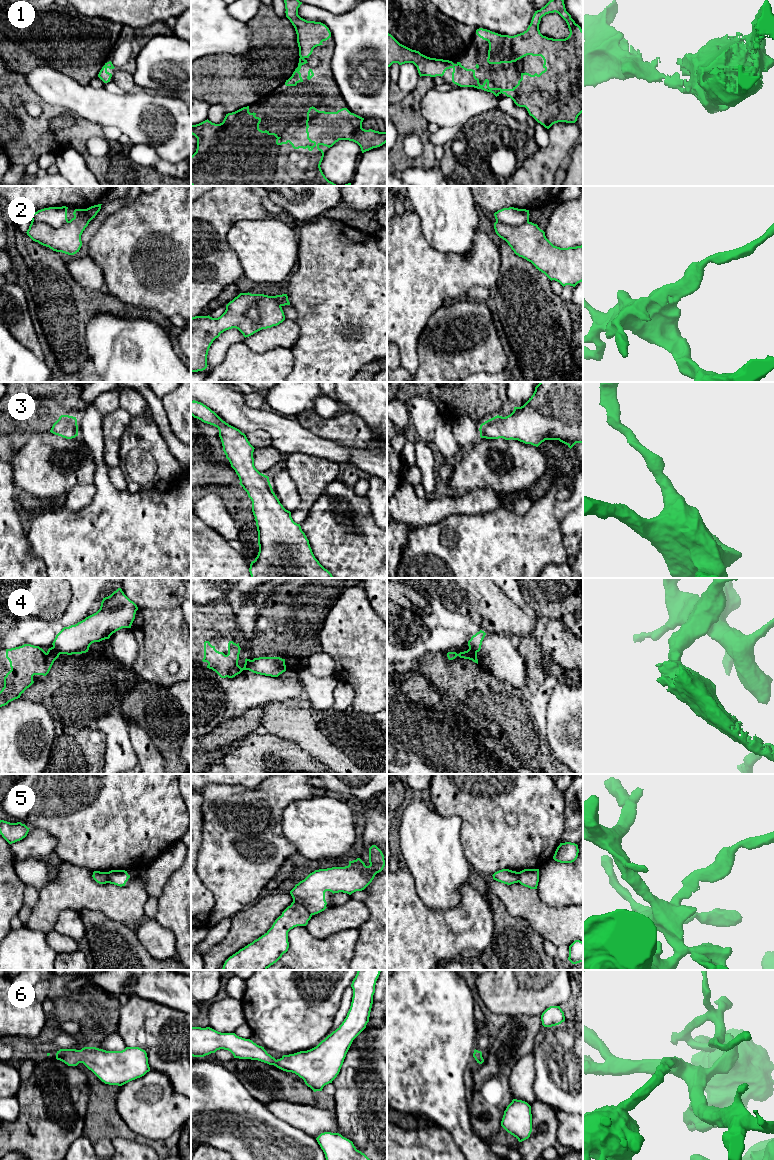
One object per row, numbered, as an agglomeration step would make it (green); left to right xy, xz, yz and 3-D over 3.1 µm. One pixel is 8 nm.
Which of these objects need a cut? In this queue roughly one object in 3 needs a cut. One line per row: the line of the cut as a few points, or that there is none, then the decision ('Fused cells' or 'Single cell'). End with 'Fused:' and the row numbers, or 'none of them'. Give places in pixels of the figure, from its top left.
1: No split. Single cell
2: Split along xy (31, 214), (34, 220), (54, 227), (67, 220). Fused cells
3: No split. Single cell
4: Split along xz (251, 660), (247, 669). Fused cells
5: Split along xz (293, 901), (302, 904), (312, 914). Fused cells
6: No split. Single cell
Fused: 2, 4, 5

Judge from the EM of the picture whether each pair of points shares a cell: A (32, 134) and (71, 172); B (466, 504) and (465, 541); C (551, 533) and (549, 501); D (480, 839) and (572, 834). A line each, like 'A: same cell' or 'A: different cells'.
A: different cells
B: different cells
C: same cell
D: different cells

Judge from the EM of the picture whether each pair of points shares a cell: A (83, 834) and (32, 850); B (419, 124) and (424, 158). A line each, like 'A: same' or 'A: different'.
A: different
B: same

